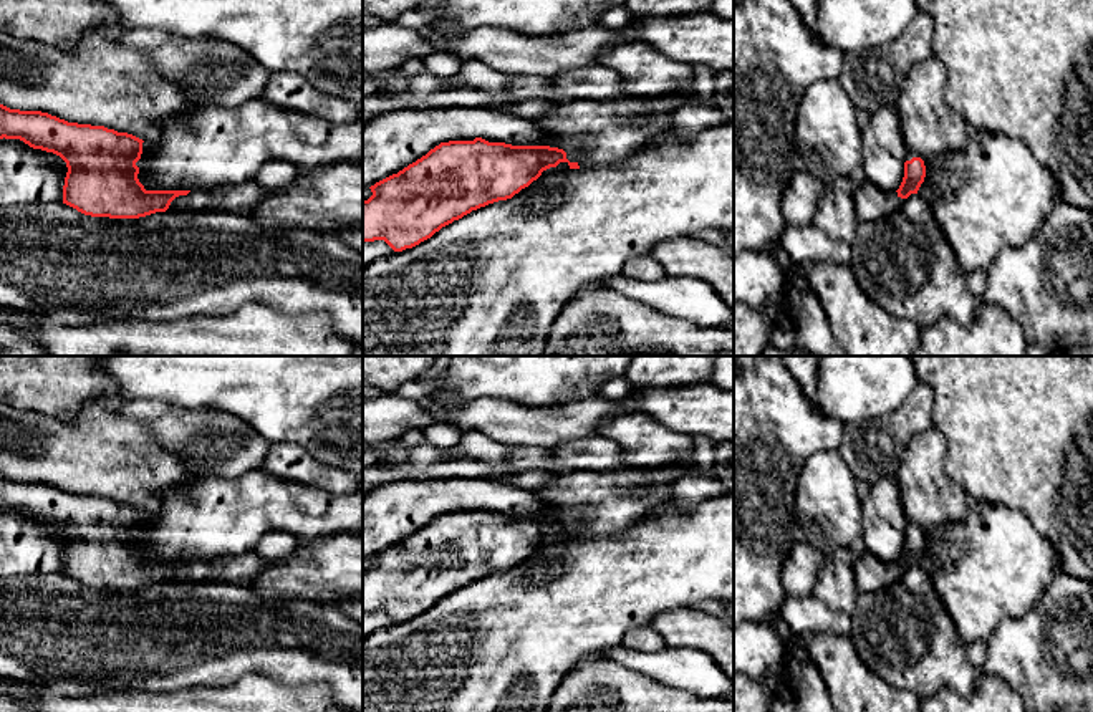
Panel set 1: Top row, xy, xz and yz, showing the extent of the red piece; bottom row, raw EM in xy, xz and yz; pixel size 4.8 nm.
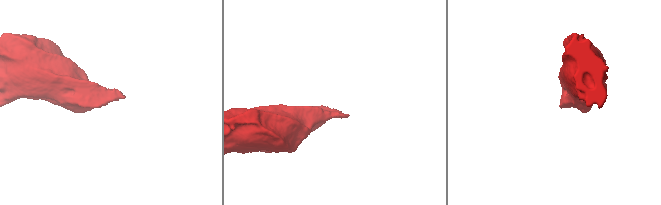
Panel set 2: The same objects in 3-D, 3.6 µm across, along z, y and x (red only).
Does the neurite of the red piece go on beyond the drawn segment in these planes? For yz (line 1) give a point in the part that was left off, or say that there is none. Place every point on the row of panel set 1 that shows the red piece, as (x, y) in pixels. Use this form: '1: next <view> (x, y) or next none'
1: next yz (870, 202)

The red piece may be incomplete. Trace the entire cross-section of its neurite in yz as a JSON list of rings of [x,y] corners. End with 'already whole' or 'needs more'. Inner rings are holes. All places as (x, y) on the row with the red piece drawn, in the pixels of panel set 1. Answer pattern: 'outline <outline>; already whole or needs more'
outline [[[921,157],[904,162],[904,177],[898,190],[883,192],[869,180],[851,192],[858,220],[876,220],[901,210],[911,194],[917,194],[926,177],[926,166]]]; needs more

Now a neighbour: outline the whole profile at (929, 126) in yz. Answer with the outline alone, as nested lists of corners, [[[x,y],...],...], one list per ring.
[[[932,55],[917,61],[906,76],[896,109],[908,151],[922,161],[964,149],[972,129],[944,98],[946,68]]]

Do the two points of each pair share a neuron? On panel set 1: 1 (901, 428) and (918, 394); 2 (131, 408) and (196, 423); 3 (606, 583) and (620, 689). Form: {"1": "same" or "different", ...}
{"1": "same", "2": "same", "3": "different"}

